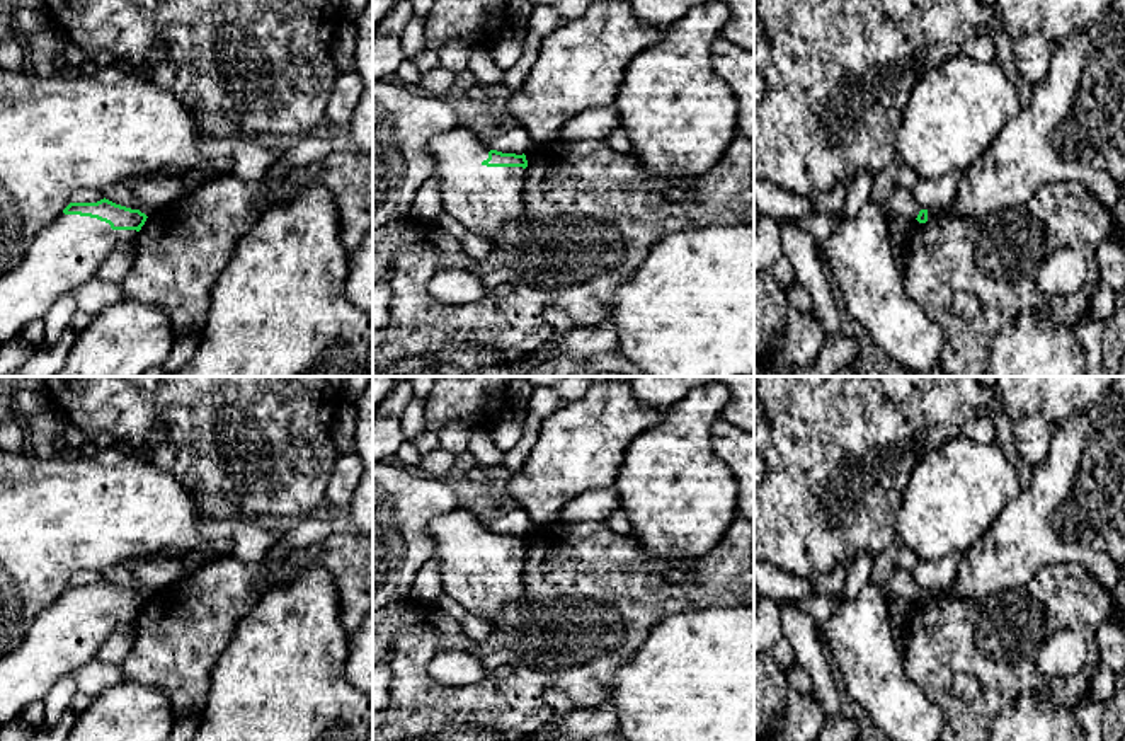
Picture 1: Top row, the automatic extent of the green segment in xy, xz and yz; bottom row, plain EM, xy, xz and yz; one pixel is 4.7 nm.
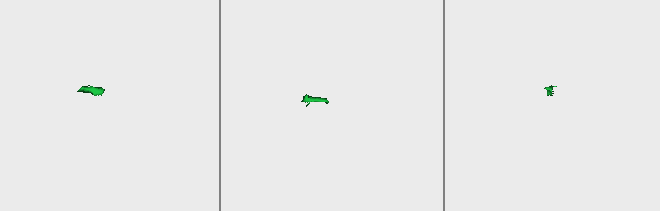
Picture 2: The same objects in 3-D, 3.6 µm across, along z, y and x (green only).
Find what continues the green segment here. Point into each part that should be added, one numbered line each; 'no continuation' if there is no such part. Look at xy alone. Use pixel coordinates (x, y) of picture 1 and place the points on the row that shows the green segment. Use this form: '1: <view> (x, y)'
1: xy (68, 252)

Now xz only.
1: xz (485, 200)

